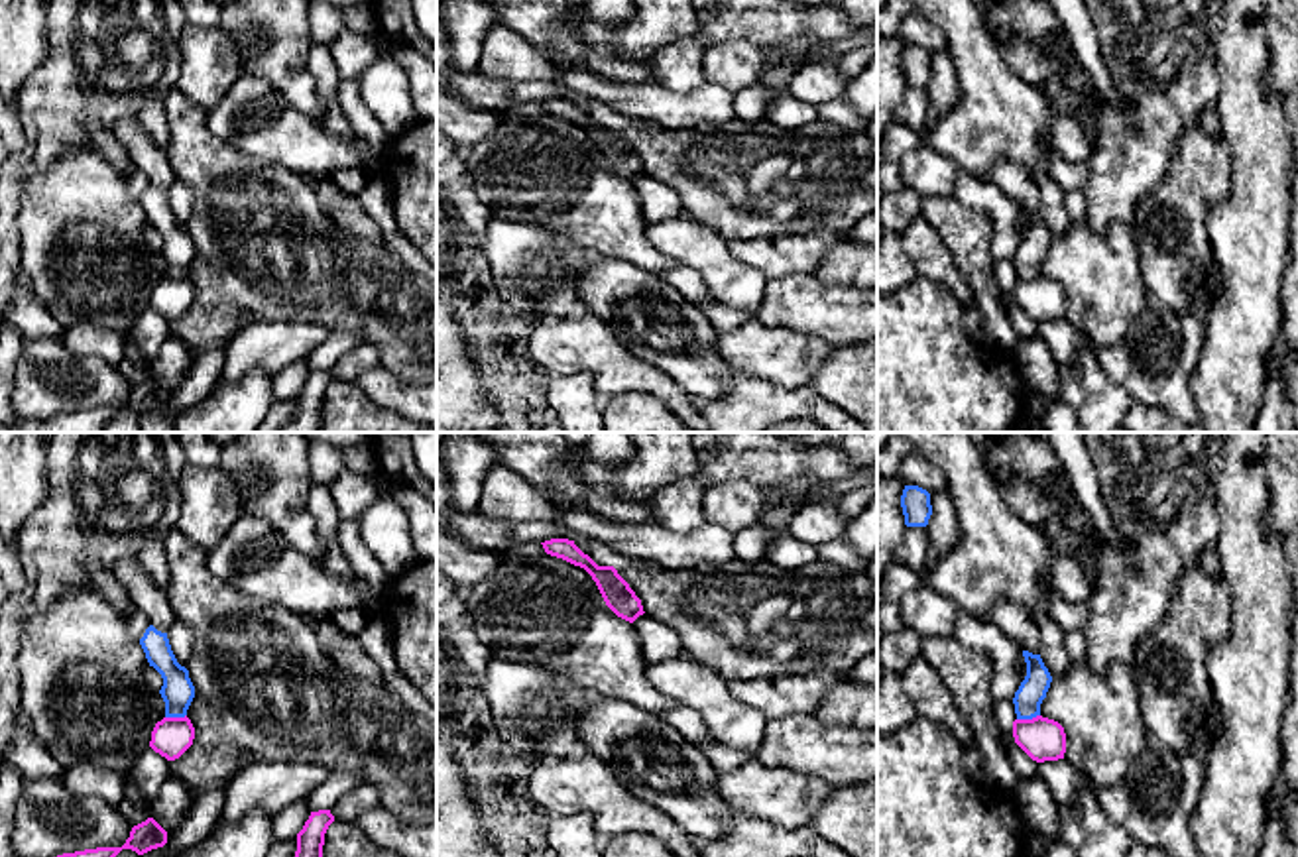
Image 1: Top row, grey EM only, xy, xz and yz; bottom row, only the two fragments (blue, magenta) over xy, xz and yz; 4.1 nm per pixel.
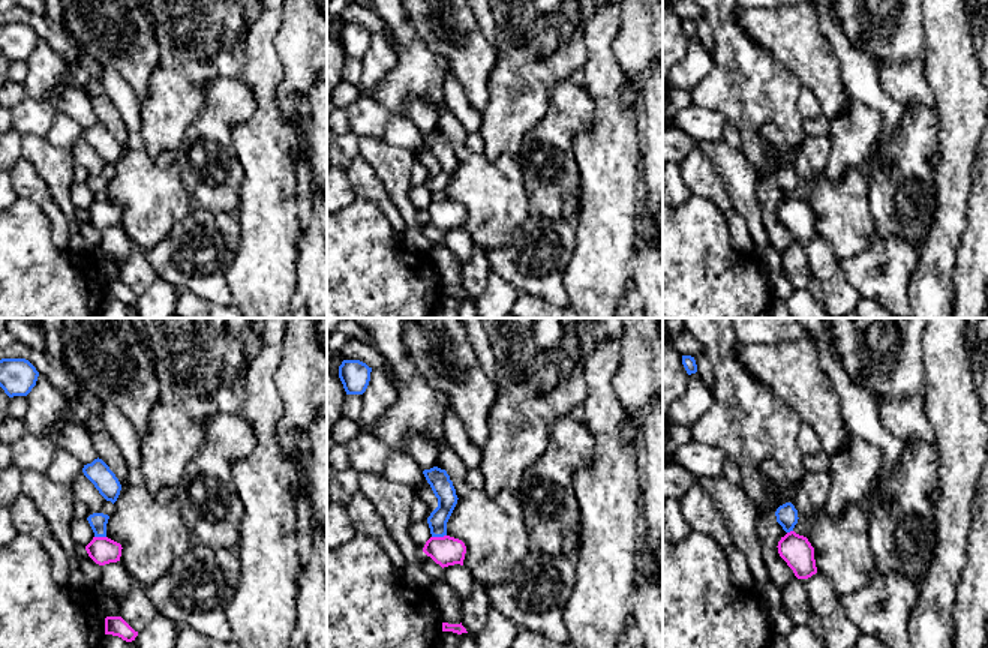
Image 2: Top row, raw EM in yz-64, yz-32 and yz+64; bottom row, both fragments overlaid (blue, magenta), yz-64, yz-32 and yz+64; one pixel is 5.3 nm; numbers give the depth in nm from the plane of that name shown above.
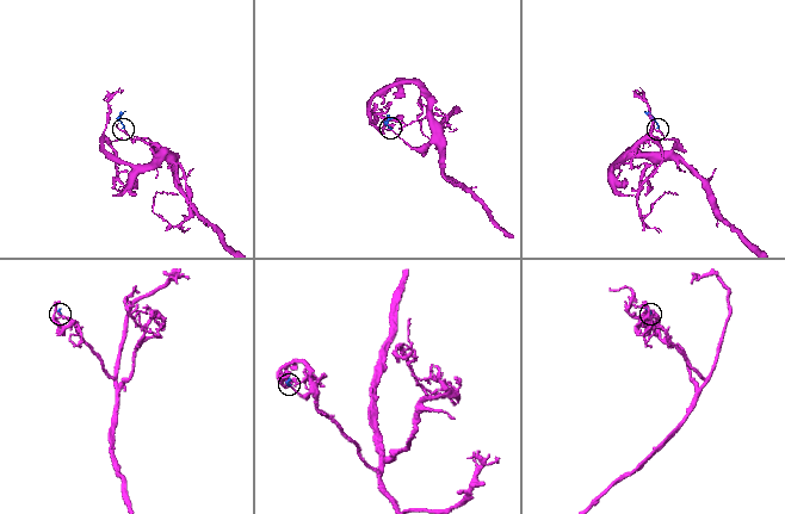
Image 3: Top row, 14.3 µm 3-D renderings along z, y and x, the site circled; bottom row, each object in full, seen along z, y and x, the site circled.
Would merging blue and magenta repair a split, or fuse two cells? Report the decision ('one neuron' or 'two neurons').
one neuron

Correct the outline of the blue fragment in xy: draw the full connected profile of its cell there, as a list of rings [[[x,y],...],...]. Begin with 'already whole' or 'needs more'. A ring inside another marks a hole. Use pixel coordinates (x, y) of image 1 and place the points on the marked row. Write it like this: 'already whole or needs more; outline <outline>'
needs more; outline [[[149,625],[140,645],[149,666],[163,678],[159,694],[165,702],[165,717],[155,723],[149,747],[167,761],[175,761],[195,739],[195,727],[187,717],[187,710],[195,698],[195,686],[189,678],[189,670],[177,662],[167,633]]]

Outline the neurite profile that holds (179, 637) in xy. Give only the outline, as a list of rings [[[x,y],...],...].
[[[175,619],[171,629],[167,631],[167,639],[177,662],[187,664],[193,653],[193,637],[189,627],[181,623],[179,619]]]

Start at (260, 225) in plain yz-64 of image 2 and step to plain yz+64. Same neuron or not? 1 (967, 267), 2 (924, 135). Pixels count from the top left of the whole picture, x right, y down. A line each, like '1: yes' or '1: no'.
1: no
2: no

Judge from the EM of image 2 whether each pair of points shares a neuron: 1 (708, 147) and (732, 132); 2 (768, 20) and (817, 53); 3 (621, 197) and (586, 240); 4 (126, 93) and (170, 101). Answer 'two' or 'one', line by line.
1: two
2: one
3: one
4: two

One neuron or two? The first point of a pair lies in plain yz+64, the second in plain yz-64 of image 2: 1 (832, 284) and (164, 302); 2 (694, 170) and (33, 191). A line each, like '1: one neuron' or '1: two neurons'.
1: one neuron
2: one neuron

